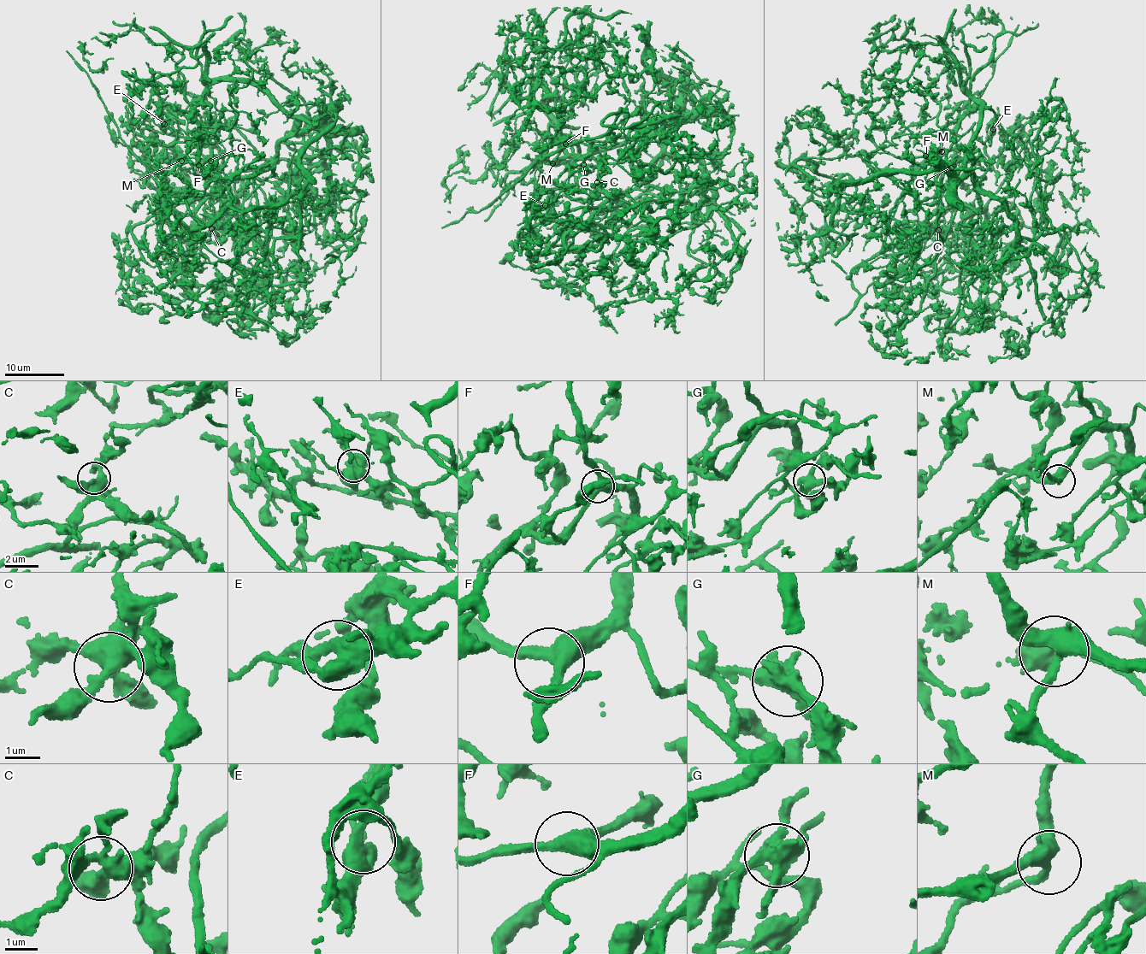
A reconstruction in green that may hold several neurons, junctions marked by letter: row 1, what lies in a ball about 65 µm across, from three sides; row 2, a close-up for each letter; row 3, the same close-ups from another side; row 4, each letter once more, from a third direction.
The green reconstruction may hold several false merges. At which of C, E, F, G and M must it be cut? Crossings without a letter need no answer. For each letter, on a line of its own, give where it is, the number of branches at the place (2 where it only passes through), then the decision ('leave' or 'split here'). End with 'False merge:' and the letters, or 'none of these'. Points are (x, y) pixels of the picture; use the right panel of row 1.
C: (938, 230) | 4 | leave
E: (993, 129) | 3 | leave
F: (925, 156) | 3 | leave
G: (951, 167) | 3 | split here
M: (942, 151) | 3 | leave
False merge: G

